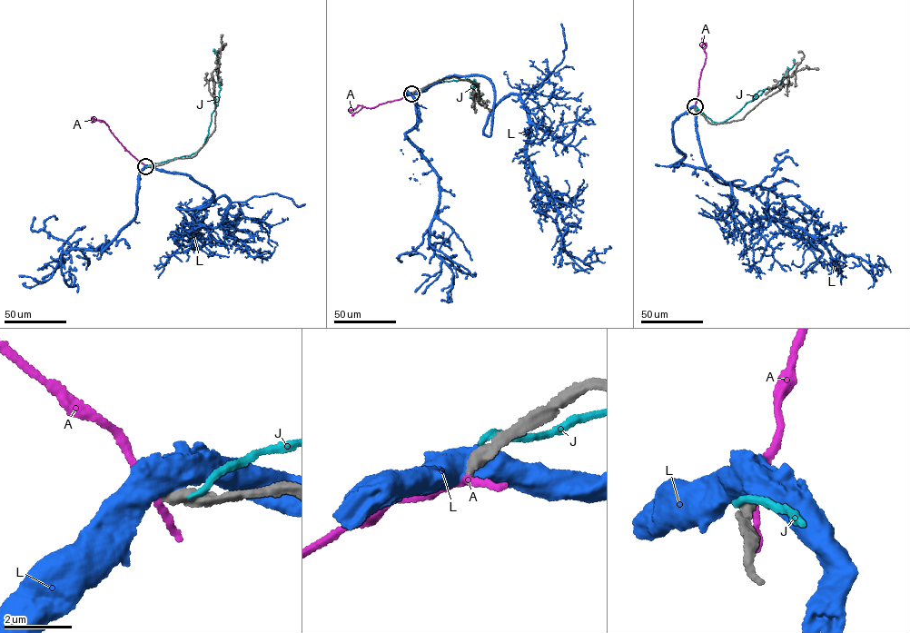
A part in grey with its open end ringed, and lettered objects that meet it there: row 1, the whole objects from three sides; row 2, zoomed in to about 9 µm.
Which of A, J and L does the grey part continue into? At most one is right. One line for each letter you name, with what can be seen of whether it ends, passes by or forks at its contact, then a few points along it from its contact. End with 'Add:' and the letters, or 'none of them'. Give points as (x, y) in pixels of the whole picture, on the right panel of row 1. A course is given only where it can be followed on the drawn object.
Add: none of them

